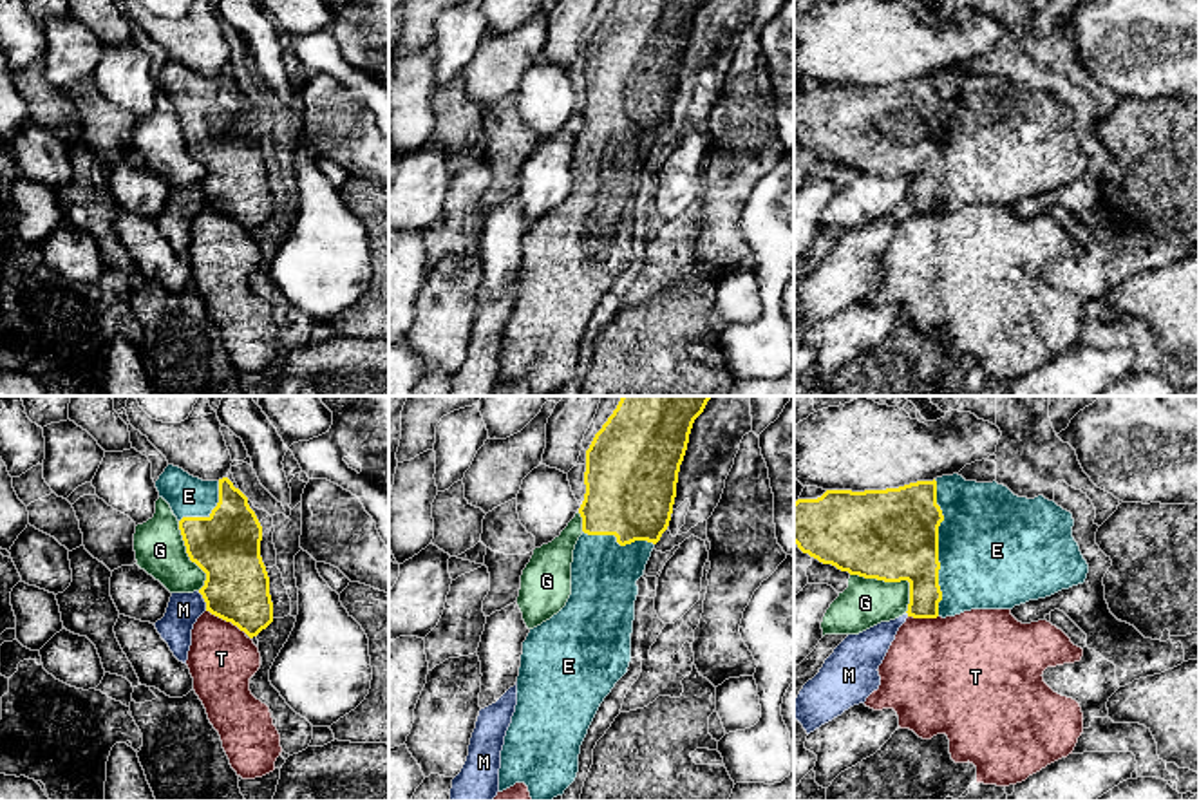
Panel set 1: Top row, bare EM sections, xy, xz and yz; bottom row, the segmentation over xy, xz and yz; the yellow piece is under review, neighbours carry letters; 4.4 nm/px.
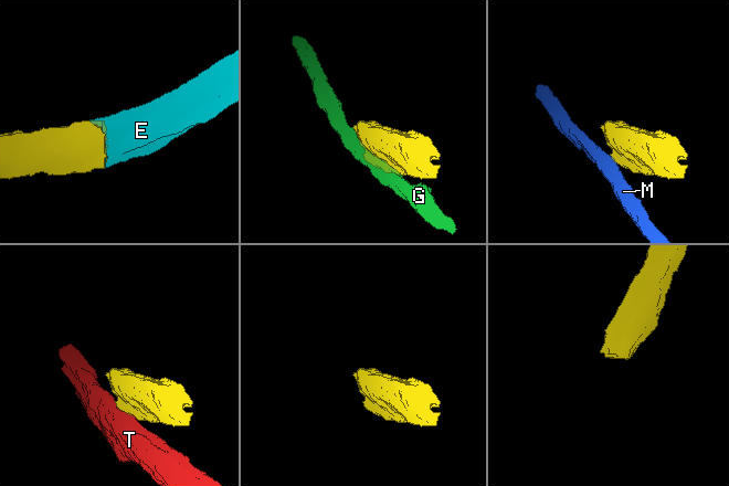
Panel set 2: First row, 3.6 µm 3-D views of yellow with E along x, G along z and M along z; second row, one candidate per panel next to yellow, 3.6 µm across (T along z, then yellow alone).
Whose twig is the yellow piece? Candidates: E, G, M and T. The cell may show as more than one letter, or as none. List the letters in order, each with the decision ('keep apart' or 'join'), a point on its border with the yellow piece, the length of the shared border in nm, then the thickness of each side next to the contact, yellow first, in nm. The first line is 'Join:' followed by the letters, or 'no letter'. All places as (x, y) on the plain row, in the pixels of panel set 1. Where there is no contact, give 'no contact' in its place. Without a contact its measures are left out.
Join: E
E: join; meets yellow in yz at (937, 143); contact 600 nm long; 400 nm thick on the yellow side, 500 nm on the other
G: keep apart; meets yellow in yz at (894, 176); contact 300 nm long; 400 nm thick on the yellow side, 220 nm on the other
M: keep apart; meets yellow in xy at (205, 196); contact 100 nm long; 280 nm thick on the yellow side, 150 nm on the other
T: keep apart; meets yellow in xy at (226, 216); contact 220 nm long; 280 nm thick on the yellow side, 300 nm on the other

